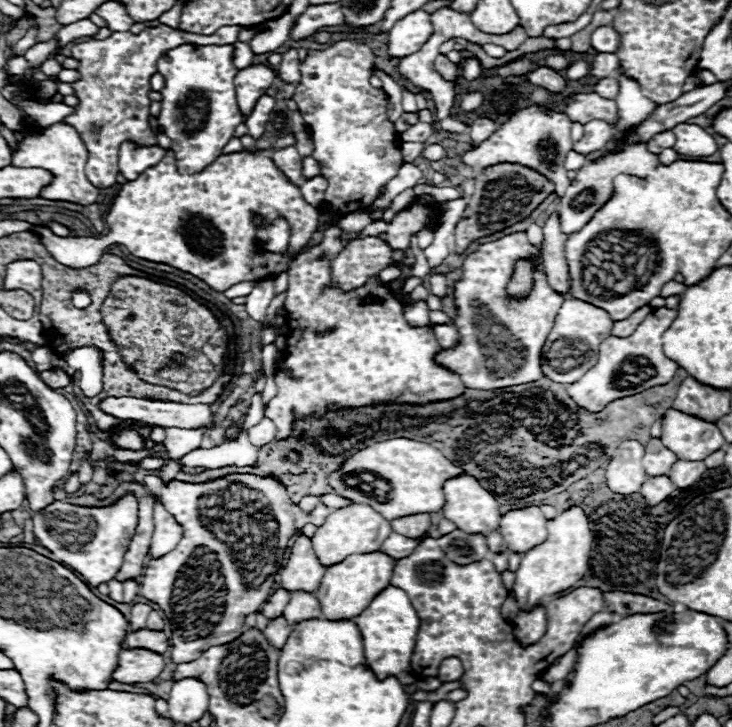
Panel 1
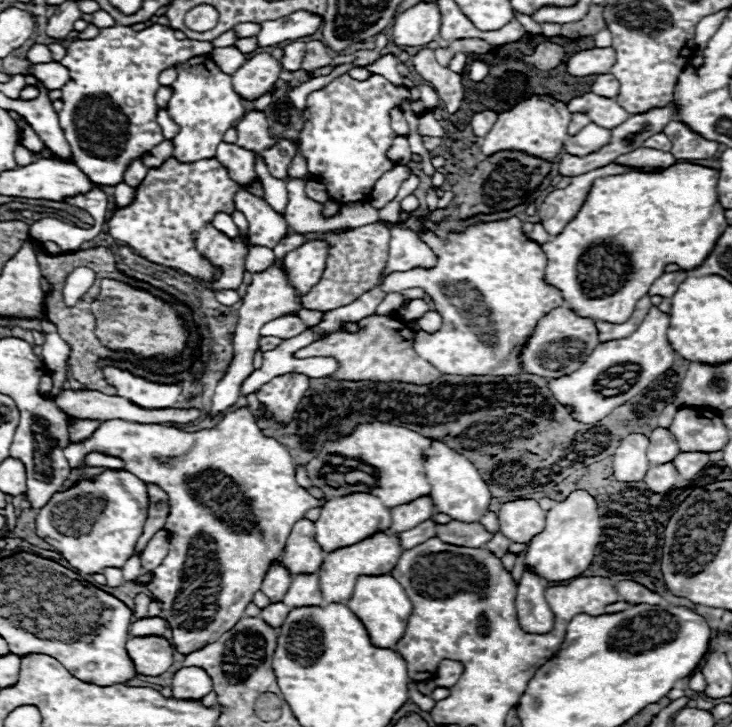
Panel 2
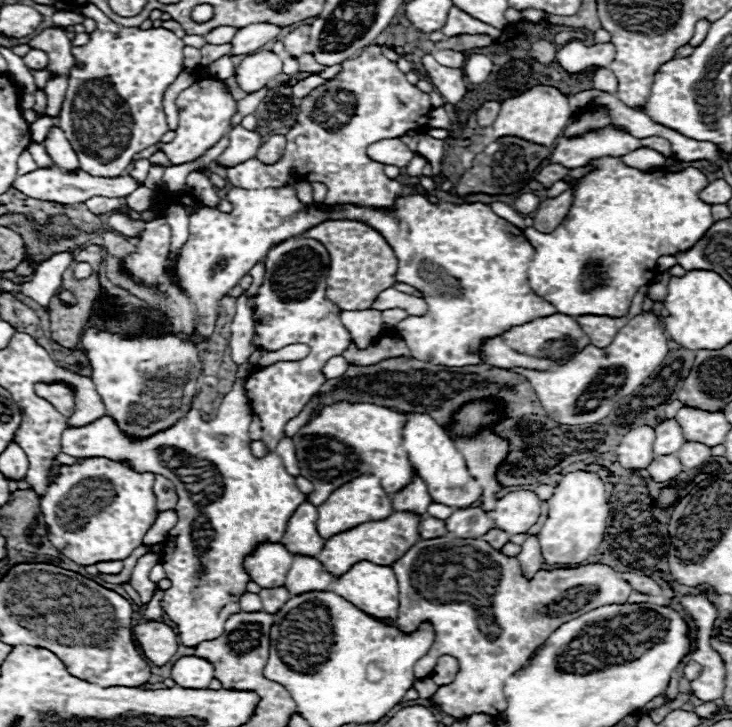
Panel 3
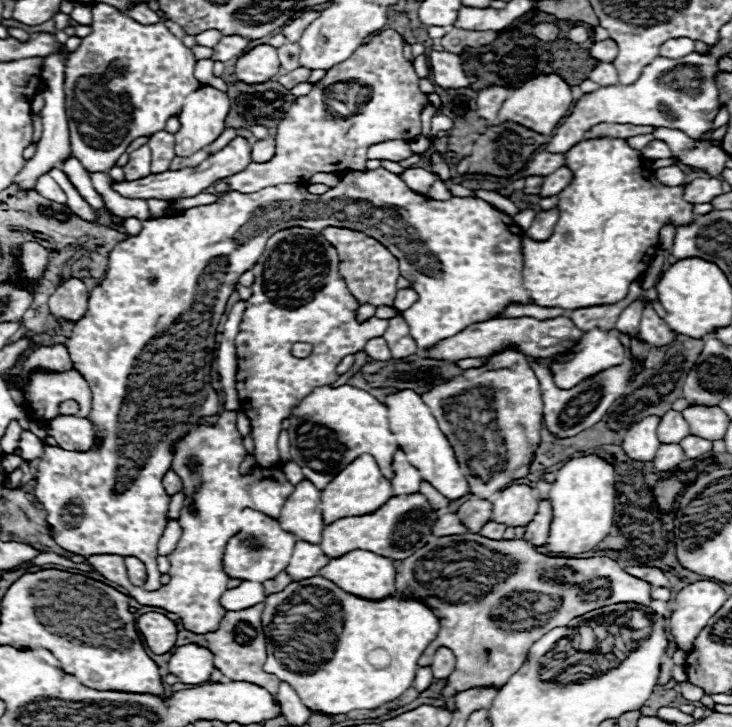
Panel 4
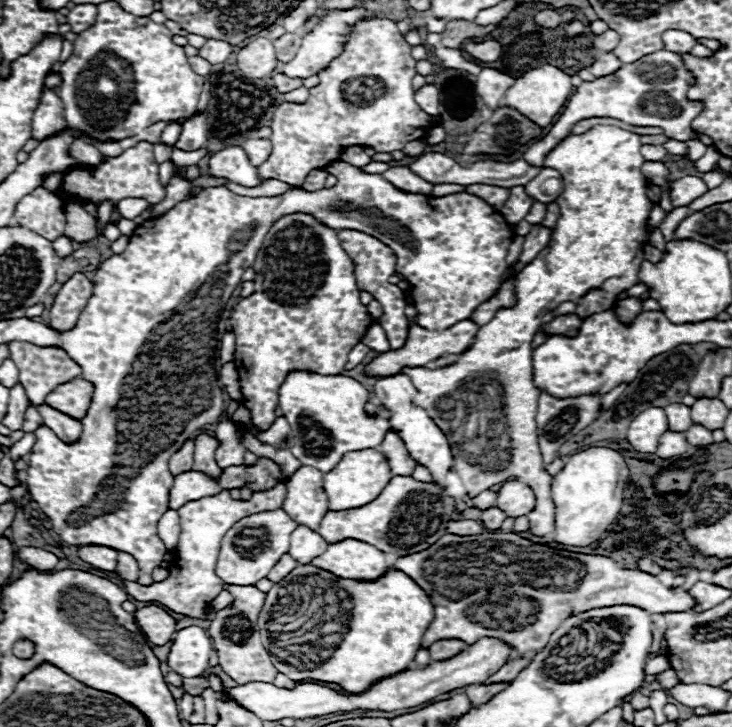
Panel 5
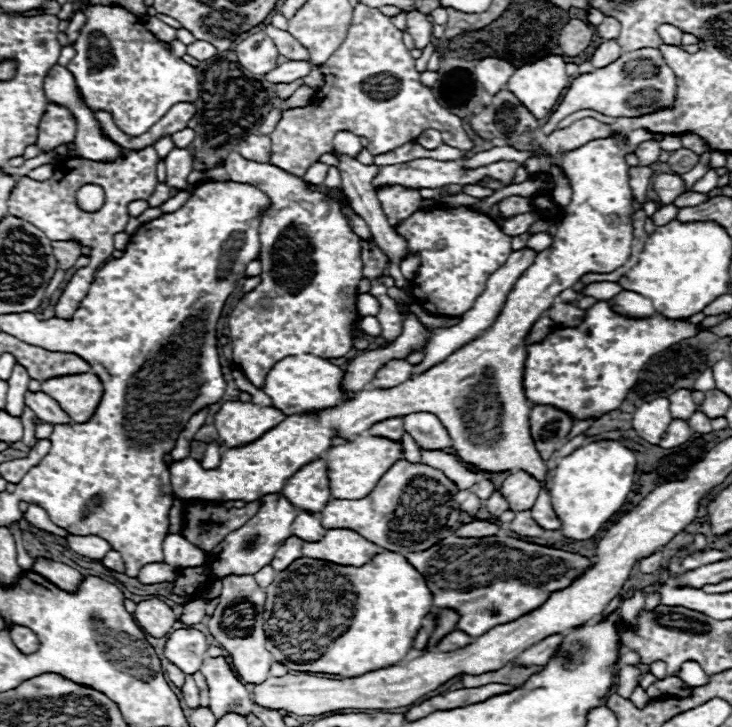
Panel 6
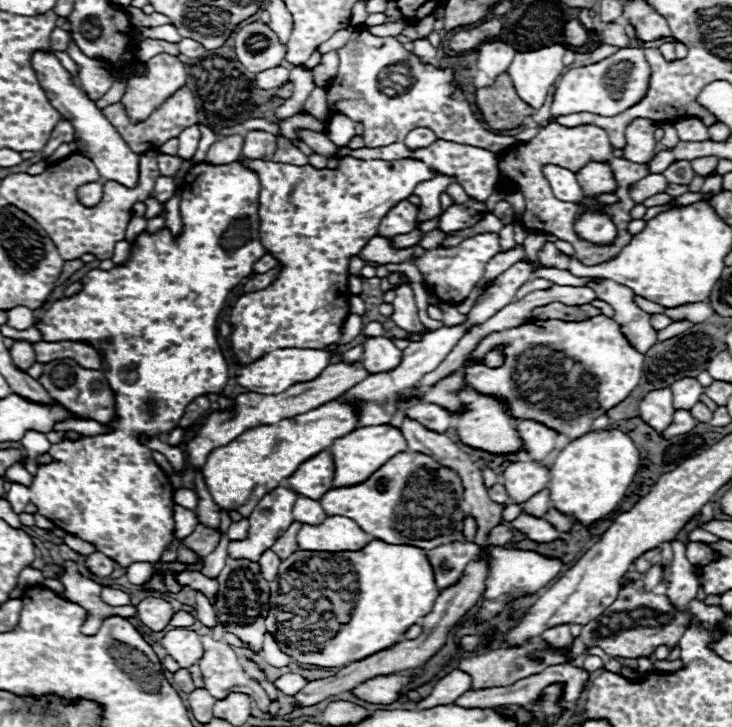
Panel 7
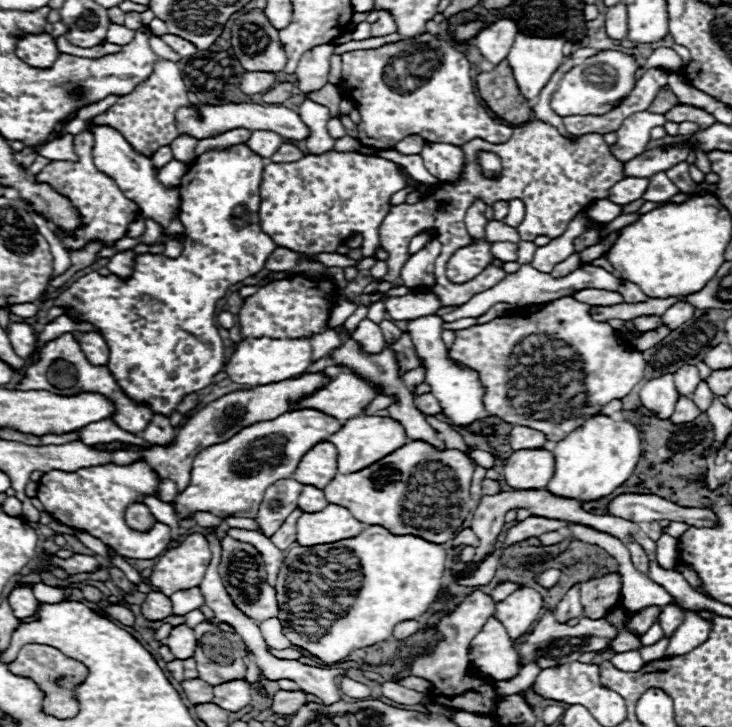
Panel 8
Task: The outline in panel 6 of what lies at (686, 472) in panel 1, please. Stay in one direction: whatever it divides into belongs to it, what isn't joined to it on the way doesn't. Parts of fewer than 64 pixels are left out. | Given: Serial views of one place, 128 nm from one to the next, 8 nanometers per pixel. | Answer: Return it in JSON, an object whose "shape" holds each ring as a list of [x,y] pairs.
{"shape":[[[696,410],[694,416],[690,416],[688,424],[690,424],[690,428],[692,428],[694,432],[700,432],[700,434],[708,434],[708,432],[712,432],[710,418],[708,418],[702,410]]]}

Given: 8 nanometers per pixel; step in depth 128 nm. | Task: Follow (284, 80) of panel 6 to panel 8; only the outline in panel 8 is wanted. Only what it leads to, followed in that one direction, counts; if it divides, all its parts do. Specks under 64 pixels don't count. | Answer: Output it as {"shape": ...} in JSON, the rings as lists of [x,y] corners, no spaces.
{"shape":[[[244,72],[240,80],[240,88],[246,94],[266,92],[276,84],[276,74],[272,72]]]}

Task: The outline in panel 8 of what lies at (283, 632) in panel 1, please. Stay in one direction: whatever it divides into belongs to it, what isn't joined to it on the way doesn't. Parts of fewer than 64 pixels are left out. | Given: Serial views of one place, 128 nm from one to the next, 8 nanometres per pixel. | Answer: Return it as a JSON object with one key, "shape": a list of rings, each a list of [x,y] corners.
{"shape":[[[294,508],[294,512],[290,512],[290,516],[282,522],[282,528],[278,528],[278,532],[274,532],[274,536],[270,540],[276,548],[286,550],[292,546],[292,542],[296,542],[296,520],[300,514],[302,514],[302,510]]]}

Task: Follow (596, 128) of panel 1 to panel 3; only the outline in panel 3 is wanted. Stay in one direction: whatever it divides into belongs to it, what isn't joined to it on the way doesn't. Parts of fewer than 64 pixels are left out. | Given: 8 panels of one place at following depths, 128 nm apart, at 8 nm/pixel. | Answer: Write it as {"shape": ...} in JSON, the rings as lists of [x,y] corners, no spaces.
{"shape":[[[610,126],[600,132],[592,132],[582,138],[574,138],[574,140],[562,138],[546,162],[548,164],[566,164],[566,168],[580,168],[590,158],[622,156],[626,152],[632,152],[634,148],[642,148],[640,138],[634,138],[624,132],[616,132]]]}

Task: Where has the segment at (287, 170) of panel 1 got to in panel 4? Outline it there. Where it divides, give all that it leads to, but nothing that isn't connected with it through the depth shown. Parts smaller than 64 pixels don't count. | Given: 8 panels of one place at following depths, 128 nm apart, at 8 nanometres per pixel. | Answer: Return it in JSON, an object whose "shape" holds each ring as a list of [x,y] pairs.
{"shape":[[[272,138],[266,140],[256,140],[252,144],[252,162],[268,162],[274,156],[276,142]]]}

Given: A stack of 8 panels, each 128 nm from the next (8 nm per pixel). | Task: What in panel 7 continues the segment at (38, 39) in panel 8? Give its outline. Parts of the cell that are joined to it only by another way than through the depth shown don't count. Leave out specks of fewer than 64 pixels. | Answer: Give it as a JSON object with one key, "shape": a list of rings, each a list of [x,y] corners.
{"shape":[[[34,52],[32,68],[36,70],[38,80],[40,80],[42,88],[46,90],[54,108],[58,108],[58,112],[74,124],[74,130],[76,130],[74,136],[78,140],[78,150],[94,162],[100,176],[104,180],[116,180],[128,188],[134,188],[138,184],[140,154],[130,150],[130,146],[124,142],[124,138],[118,134],[118,130],[104,118],[102,110],[98,110],[94,106],[94,102],[88,100],[76,84],[72,84],[68,70],[60,64],[56,54],[54,52]]]}

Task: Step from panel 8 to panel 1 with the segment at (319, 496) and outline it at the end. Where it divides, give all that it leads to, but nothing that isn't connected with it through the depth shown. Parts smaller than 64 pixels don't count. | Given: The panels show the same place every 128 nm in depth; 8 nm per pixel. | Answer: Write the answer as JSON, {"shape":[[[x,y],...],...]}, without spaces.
{"shape":[[[292,592],[290,602],[286,604],[284,616],[290,626],[294,626],[300,620],[308,620],[308,618],[324,618],[320,602],[316,594],[312,592]]]}

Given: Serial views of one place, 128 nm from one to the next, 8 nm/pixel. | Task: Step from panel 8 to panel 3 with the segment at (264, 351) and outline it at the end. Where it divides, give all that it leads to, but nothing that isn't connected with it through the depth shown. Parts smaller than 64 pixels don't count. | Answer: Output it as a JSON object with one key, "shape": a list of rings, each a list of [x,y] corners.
{"shape":[[[340,400],[330,406],[324,406],[320,414],[306,422],[292,438],[300,474],[314,484],[314,490],[308,494],[310,500],[320,506],[340,484],[352,480],[358,474],[368,472],[374,466],[378,468],[380,484],[388,494],[402,490],[410,482],[414,470],[400,440],[402,426],[402,414],[376,404]]]}

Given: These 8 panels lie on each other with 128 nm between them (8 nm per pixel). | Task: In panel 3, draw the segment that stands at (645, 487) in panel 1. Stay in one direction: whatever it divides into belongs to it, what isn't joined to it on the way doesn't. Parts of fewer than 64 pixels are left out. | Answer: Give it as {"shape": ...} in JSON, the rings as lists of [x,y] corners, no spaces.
{"shape":[[[676,454],[674,456],[656,456],[652,460],[648,472],[656,482],[668,482],[682,472],[682,464]]]}

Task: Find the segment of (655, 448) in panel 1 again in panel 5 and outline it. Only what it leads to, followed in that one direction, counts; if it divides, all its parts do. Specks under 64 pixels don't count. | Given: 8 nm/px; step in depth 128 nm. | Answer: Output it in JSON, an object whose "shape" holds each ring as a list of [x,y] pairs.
{"shape":[[[670,404],[670,408],[666,408],[666,416],[668,416],[668,428],[676,430],[676,432],[686,432],[692,426],[692,416],[690,416],[690,406],[686,404]]]}

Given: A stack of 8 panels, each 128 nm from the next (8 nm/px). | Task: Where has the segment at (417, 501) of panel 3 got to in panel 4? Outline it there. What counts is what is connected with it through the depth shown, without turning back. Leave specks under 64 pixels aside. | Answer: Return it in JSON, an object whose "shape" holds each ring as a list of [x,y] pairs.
{"shape":[[[400,448],[392,456],[392,470],[394,470],[392,478],[394,494],[410,494],[420,490],[420,480],[422,480],[420,472],[406,460],[406,454]]]}

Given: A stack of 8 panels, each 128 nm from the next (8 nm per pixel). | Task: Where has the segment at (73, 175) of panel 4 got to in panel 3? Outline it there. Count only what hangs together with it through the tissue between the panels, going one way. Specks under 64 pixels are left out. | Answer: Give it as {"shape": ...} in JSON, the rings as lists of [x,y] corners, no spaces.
{"shape":[[[50,128],[44,146],[46,146],[50,158],[54,160],[54,164],[60,166],[62,170],[68,170],[68,172],[80,170],[76,152],[72,150],[70,142],[66,140],[66,136],[64,136],[64,132],[60,128]]]}

